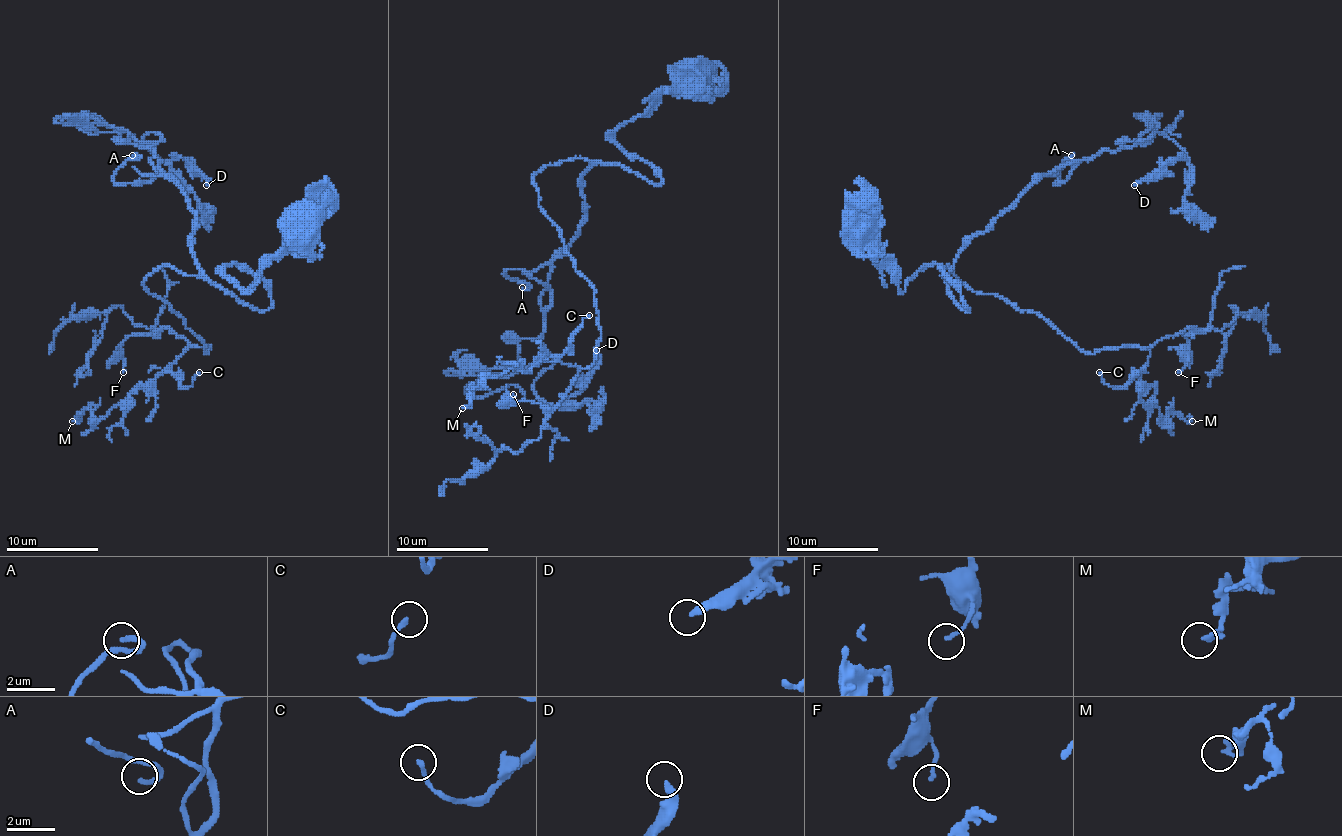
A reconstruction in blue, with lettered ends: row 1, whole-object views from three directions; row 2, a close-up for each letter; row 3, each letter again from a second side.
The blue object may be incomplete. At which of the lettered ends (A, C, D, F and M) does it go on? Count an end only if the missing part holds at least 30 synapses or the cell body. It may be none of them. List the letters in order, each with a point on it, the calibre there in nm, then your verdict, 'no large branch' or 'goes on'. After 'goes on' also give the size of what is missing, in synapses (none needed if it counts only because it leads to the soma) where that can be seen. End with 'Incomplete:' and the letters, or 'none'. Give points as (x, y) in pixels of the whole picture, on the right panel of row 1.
A: at (1071, 155); 200 nm thick; goes on; about 200 synapses
C: at (1099, 372); 170 nm thick; no large branch
D: at (1134, 185); 320 nm thick; no large branch
F: at (1178, 372); 130 nm thick; no large branch
M: at (1192, 421); 240 nm thick; no large branch
Incomplete: A

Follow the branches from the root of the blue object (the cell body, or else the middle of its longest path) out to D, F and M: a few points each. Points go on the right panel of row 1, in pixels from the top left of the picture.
D: (863, 218), (903, 292), (937, 264), (967, 310), (958, 252), (1046, 174), (1157, 132), (1187, 155), (1134, 185)
F: (863, 218), (903, 292), (937, 264), (967, 310), (949, 266), (1092, 354), (1192, 328), (1178, 372)
M: (863, 218), (903, 292), (937, 264), (967, 310), (949, 266), (1085, 352), (1152, 347), (1138, 379), (1192, 421)

